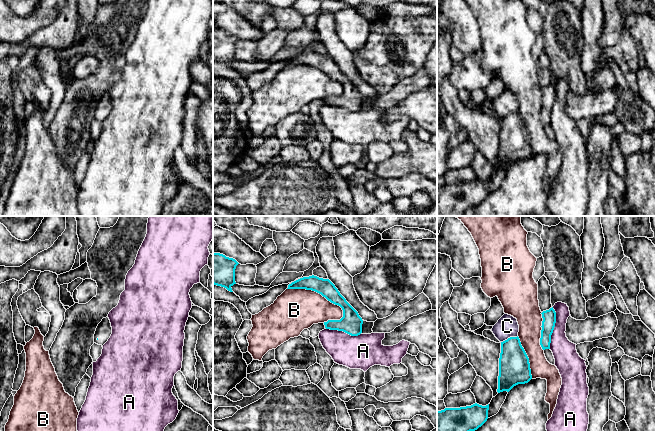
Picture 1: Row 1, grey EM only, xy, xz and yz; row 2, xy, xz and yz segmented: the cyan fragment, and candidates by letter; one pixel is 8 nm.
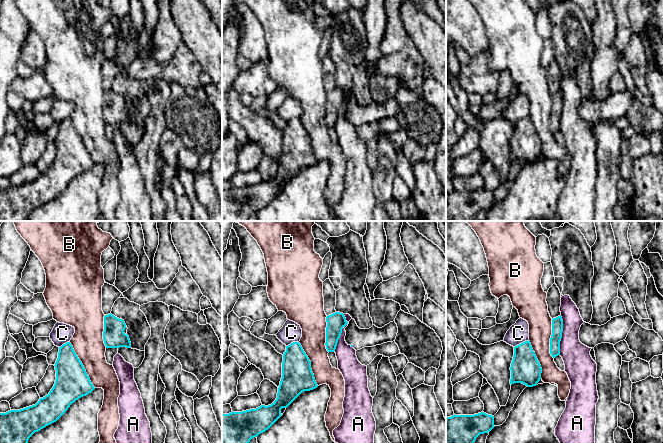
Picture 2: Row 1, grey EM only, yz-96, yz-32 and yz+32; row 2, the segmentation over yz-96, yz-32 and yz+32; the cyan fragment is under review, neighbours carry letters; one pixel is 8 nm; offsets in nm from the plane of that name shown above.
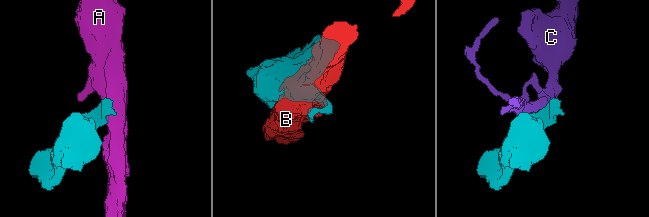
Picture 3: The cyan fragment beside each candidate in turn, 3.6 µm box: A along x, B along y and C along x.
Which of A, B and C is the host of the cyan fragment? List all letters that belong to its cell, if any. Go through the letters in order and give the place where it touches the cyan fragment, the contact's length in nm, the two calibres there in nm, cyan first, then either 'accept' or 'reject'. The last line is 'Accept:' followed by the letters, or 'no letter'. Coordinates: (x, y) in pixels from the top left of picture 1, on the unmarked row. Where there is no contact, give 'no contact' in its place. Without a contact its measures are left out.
A: contact yz (553, 104); length 340 nm; calibres 110 and 190 nm; reject
B: contact xz (318, 68); length 500 nm; calibres 140 and 340 nm; reject
C: contact yz (510, 113); length 150 nm; calibres 260 and 180 nm; reject
Accept: no letter

